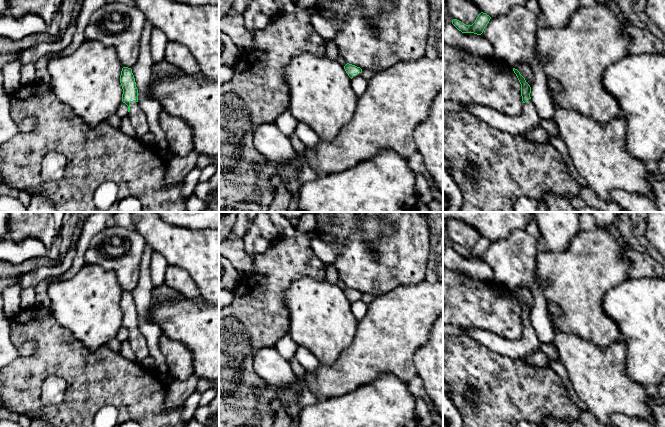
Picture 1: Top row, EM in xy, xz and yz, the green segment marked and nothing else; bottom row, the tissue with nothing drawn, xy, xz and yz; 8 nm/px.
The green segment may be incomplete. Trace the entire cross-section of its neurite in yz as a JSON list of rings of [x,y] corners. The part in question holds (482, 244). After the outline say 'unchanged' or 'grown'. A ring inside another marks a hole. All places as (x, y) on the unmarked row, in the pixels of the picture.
[[[481,236],[472,249],[466,249],[457,243],[452,244],[452,248],[462,257],[474,257],[481,259],[489,247],[491,241]]]; unchanged

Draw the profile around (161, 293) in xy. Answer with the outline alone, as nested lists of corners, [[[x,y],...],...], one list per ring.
[[[166,284],[154,287],[152,295],[152,304],[148,311],[148,320],[151,322],[150,313],[157,304],[159,304],[162,301],[181,299],[182,297],[182,294],[178,293],[176,290],[172,288],[169,288]]]

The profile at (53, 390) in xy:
[[[51,375],[46,378],[41,387],[41,401],[43,405],[56,405],[63,401],[67,384],[60,377]]]

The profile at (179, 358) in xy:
[[[162,333],[159,347],[166,359],[168,373],[174,379],[184,381],[193,374],[193,356],[184,344],[171,340]]]

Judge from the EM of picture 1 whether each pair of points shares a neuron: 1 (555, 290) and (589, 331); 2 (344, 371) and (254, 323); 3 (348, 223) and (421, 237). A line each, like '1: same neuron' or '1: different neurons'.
1: same neuron
2: different neurons
3: same neuron

